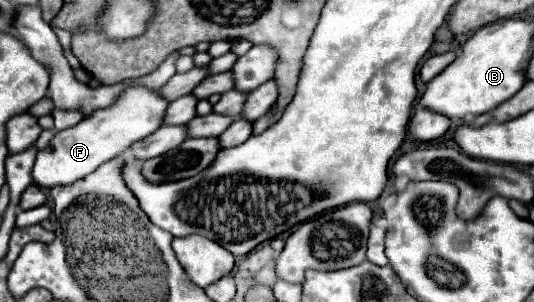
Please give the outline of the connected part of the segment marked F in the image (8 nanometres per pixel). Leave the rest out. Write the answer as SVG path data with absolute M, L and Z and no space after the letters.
M139 86L127 88L111 108L97 110L91 118L81 120L77 126L57 132L49 142L51 146L37 152L37 160L33 166L33 182L39 188L53 188L73 184L85 178L87 174L95 172L103 162L127 152L133 142L153 134L163 124L165 108L167 100L163 100L157 92Z

